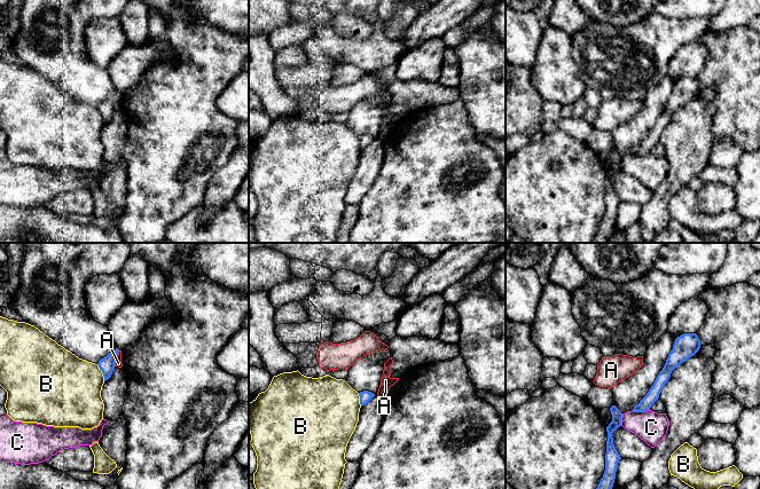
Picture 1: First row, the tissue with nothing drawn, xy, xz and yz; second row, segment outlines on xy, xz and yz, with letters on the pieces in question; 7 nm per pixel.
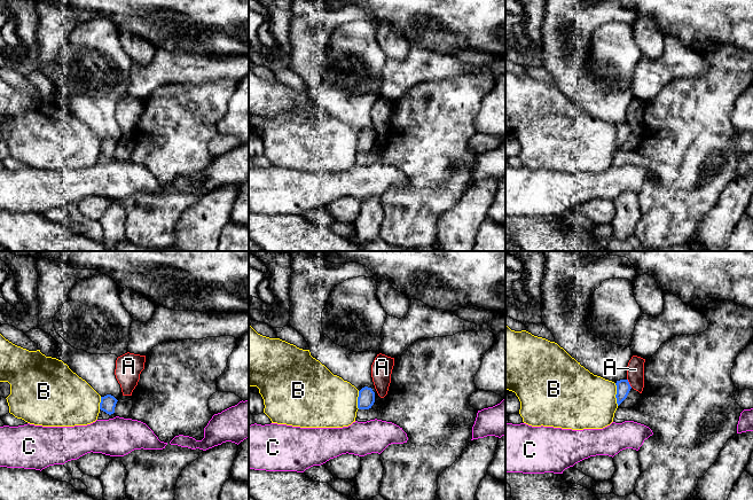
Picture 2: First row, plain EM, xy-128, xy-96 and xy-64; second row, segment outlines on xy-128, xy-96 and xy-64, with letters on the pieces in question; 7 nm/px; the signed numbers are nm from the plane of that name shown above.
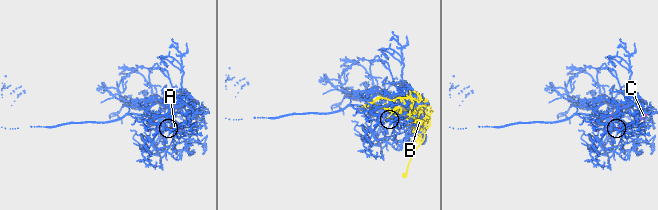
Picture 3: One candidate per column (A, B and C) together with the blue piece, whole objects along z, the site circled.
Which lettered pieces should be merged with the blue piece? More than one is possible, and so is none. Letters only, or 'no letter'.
no letter

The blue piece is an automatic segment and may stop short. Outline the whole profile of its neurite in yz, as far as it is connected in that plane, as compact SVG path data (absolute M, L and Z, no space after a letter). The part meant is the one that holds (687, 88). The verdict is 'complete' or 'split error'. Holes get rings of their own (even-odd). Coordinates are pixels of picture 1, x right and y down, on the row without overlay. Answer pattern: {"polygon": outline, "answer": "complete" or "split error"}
{"polygon": "M683 77L674 85L673 93L668 97L663 113L657 119L653 128L647 139L636 148L633 155L650 153L652 148L659 142L659 137L668 125L672 115L685 105L689 101L695 98L700 92L700 84L696 77Z", "answer": "complete"}

